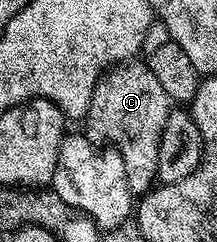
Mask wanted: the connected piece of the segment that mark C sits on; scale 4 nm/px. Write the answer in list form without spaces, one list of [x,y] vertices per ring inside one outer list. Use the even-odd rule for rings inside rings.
[[[139,59],[111,66],[110,69],[100,73],[99,82],[93,87],[93,99],[89,103],[85,124],[91,128],[90,136],[96,142],[115,149],[121,155],[132,194],[142,195],[156,184],[157,151],[167,116],[171,113],[172,108],[173,102],[165,95],[165,87],[161,87],[161,83],[157,83],[157,75],[153,75],[149,66]]]

